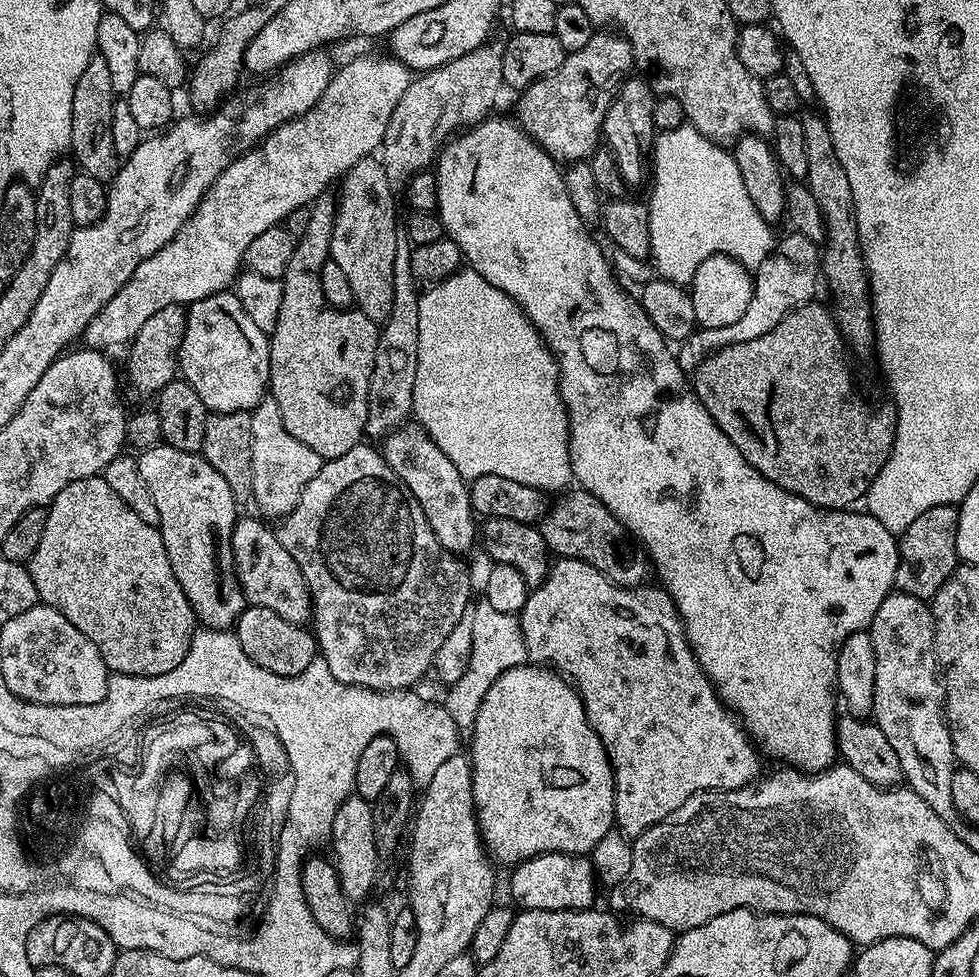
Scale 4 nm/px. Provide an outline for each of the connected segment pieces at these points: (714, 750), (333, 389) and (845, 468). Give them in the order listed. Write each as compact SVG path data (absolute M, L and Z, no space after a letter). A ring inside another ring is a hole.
M560 558L549 567L548 576L540 583L540 587L529 591L523 610L518 613L528 651L527 659L537 666L547 666L555 670L576 689L576 693L582 698L590 726L604 744L608 761L612 764L612 777L616 791L614 794L615 827L629 838L641 836L646 829L662 822L670 814L674 814L674 810L678 810L678 806L682 806L682 802L686 802L688 798L699 792L746 788L761 775L761 773L759 774L761 753L758 751L757 745L748 735L748 729L744 727L740 717L720 699L716 692L716 685L710 682L710 678L702 670L698 658L692 653L692 647L688 645L688 635L684 633L684 622L680 619L670 594L660 586L648 587L622 588L586 562Z
M331 191L323 192L310 205L310 222L306 225L302 238L295 240L296 245L290 254L290 262L286 262L286 270L282 277L282 306L278 306L278 326L274 326L268 342L268 349L270 350L268 392L270 393L270 399L278 402L278 414L282 414L282 426L286 426L286 430L290 430L290 434L294 434L294 438L298 438L298 442L310 446L310 450L314 450L314 454L318 454L321 461L324 462L342 458L342 454L346 454L346 450L354 450L354 446L365 439L364 427L366 426L366 410L368 409L368 387L370 386L370 374L374 370L374 350L378 346L378 338L380 337L377 321L366 318L366 314L352 308L330 306L322 294L320 275L322 274L322 266L330 259L330 238L334 234L334 218L336 217L336 205L338 203L337 197L335 195L332 197L332 195Z
M811 302L798 305L792 312L787 313L784 318L772 330L766 332L760 338L751 339L748 342L738 342L736 345L727 345L724 349L718 349L711 356L706 357L694 371L694 391L696 397L710 410L710 418L718 422L722 434L738 446L738 451L758 474L770 478L774 486L782 486L790 494L798 498L806 498L819 508L835 508L837 510L848 510L853 507L856 499L867 497L868 487L874 482L878 470L890 458L892 447L894 446L894 434L896 433L896 409L891 403L885 402L877 408L871 408L866 401L860 397L860 392L856 389L856 380L852 377L852 368L848 365L849 349L846 347L846 341L840 335L840 327L836 325L836 317L831 311L828 312L819 302Z

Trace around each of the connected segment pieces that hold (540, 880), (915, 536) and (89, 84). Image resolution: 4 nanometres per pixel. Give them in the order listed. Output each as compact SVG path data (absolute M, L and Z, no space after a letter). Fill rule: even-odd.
M543 852L524 860L511 869L512 881L508 888L512 891L513 905L524 910L558 910L559 912L580 912L584 908L592 908L596 900L598 881L596 871L592 868L592 861L587 855L571 856L565 852Z
M953 505L934 506L926 514L918 514L906 530L899 533L900 561L896 571L895 587L901 592L917 596L925 602L931 601L936 591L944 585L946 578L956 569L956 527L959 511Z
M99 54L93 55L86 69L74 86L73 105L71 106L71 146L70 152L79 169L92 178L109 183L120 165L120 157L114 150L114 137L111 136L113 106L116 93L107 69L106 60Z

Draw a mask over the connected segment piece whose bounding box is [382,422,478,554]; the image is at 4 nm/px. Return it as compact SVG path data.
M415 422L401 424L389 436L383 437L382 444L384 461L408 487L418 506L422 506L422 514L426 514L426 522L430 522L434 538L438 538L447 552L465 554L470 551L472 543L475 545L478 540L478 517L472 511L468 484L464 476L458 474L458 466L438 450L428 431Z

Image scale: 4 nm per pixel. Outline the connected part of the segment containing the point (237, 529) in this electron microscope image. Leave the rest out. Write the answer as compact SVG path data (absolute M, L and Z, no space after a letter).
M241 515L232 531L232 557L236 560L236 581L244 591L245 601L251 606L274 610L274 614L286 618L286 622L307 625L312 619L312 599L302 578L302 570L298 570L298 562L290 558L290 550L282 546L275 531L271 527L268 529L263 519L253 516Z

